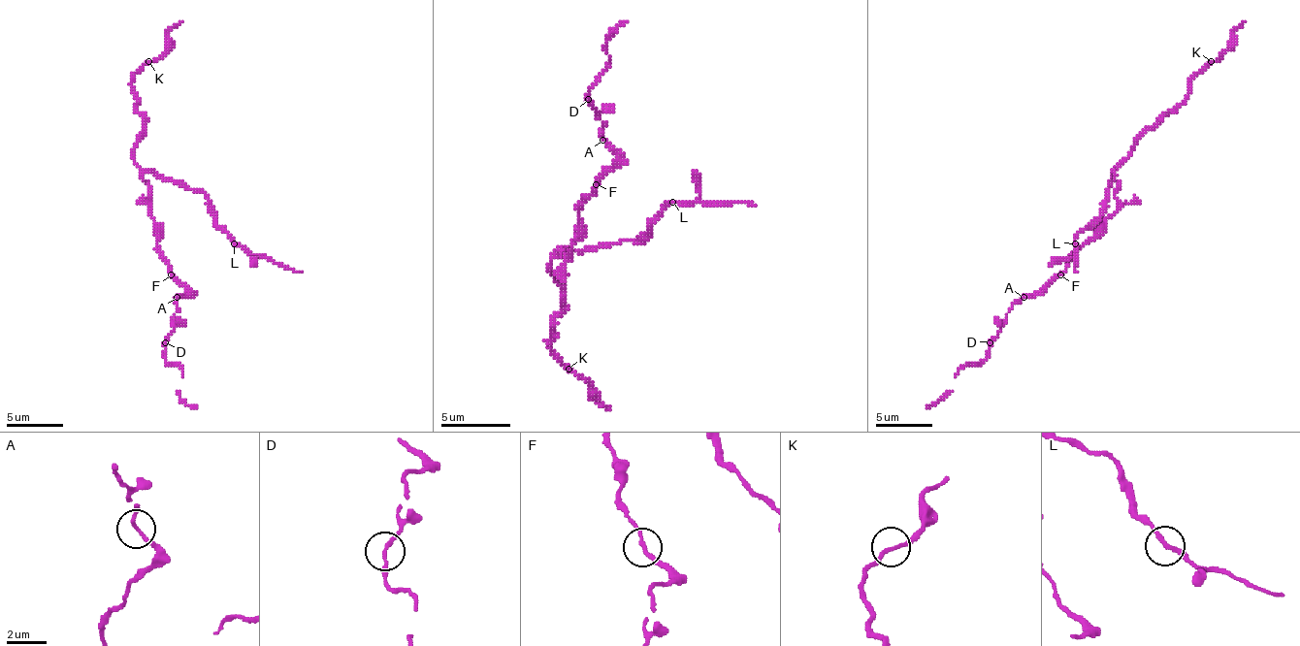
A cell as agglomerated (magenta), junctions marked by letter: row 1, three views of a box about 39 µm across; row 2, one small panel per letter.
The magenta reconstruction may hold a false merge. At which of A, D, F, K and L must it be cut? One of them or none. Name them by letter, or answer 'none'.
none

